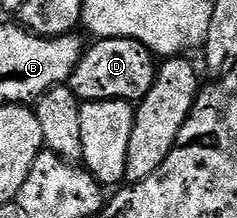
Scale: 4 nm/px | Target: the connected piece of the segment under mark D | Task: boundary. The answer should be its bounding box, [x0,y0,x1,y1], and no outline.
[70,38,157,102]

